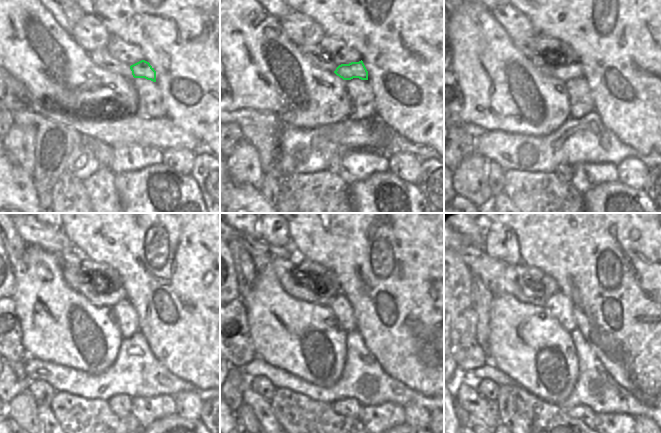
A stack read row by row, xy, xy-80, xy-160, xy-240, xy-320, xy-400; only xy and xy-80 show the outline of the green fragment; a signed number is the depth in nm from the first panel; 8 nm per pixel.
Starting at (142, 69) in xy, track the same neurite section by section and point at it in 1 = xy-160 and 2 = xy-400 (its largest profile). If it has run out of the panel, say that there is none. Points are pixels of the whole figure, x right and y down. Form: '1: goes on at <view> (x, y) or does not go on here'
1: goes on at xy-160 (574, 70)
2: goes on at xy-400 (499, 277)

